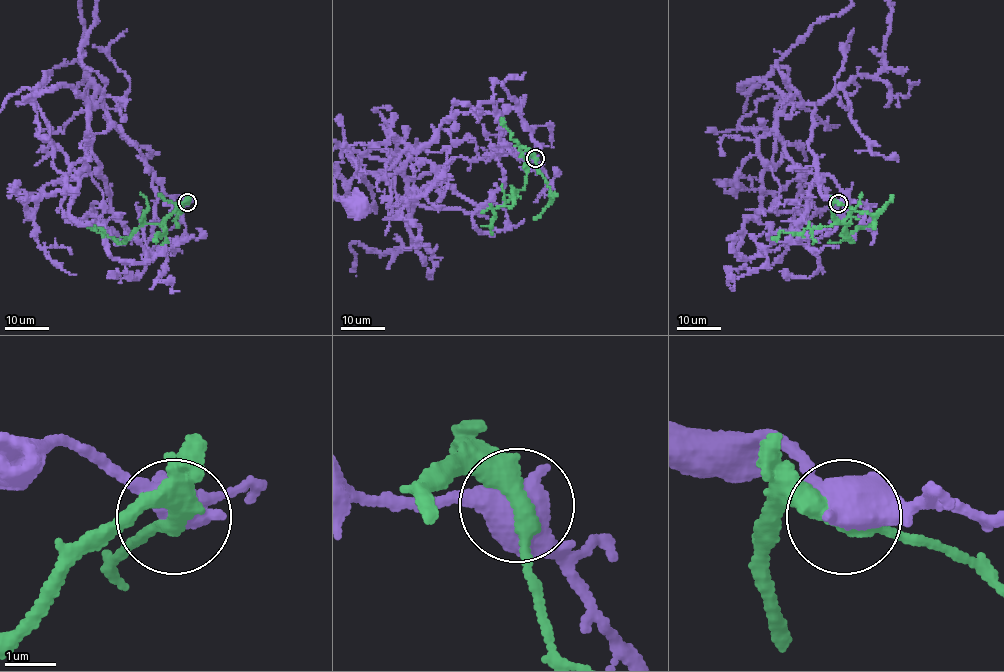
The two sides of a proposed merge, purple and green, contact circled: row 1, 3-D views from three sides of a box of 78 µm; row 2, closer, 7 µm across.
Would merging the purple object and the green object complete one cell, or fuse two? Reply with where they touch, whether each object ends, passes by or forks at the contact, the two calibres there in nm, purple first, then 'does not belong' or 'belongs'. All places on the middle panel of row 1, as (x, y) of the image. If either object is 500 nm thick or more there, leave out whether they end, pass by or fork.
place (535, 158); calibres 550 and 360 nm; does not belong

